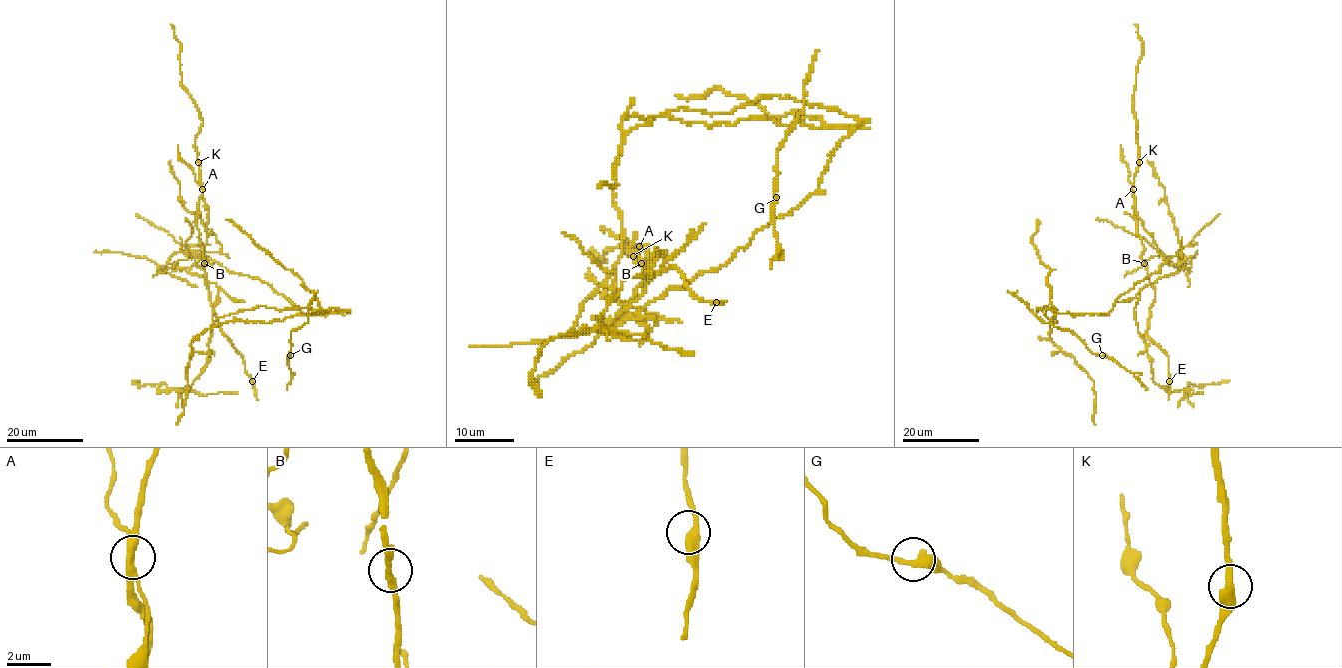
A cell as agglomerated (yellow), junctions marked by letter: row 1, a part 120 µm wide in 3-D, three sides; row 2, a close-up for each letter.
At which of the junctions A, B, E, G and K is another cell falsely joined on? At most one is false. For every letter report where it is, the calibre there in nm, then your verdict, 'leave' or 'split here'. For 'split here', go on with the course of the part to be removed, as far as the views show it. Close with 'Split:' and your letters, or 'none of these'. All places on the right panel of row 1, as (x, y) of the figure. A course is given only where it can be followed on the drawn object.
A: (1133, 189) | 400 nm | split here | (1132, 188), (1144, 229), (1177, 265), (1176, 254), (1107, 314), (1057, 312), (1049, 324), (1093, 382), (1095, 424)
B: (1144, 263) | 280 nm | leave
E: (1169, 381) | 360 nm | leave
G: (1102, 355) | 400 nm | leave
K: (1139, 162) | 420 nm | leave
Split: A

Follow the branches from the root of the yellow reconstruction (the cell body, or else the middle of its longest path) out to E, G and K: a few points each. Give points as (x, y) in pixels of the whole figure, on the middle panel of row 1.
E: (715, 269), (627, 317), (648, 276), (637, 247), (628, 250), (649, 281), (673, 266), (696, 297), (716, 302)
G: (715, 269), (818, 188), (831, 151), (863, 121), (809, 105), (804, 94), (804, 109), (778, 150), (776, 197)
K: (715, 269), (672, 287), (628, 318), (628, 303), (648, 276), (648, 251), (639, 245), (633, 256)

